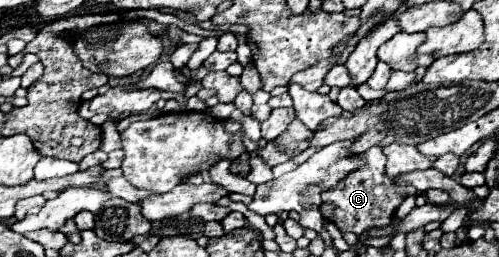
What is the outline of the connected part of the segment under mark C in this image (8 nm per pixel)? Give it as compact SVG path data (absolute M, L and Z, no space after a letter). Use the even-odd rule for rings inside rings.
M371 147L369 151L363 153L363 157L367 159L367 165L363 169L353 171L351 175L347 175L341 181L341 185L323 193L321 213L325 219L333 221L343 233L351 231L351 233L361 235L373 227L385 229L385 225L393 221L395 209L401 205L403 193L407 193L407 195L415 193L413 187L397 187L393 183L393 179L389 179L385 175L385 155L383 155L381 147Z

